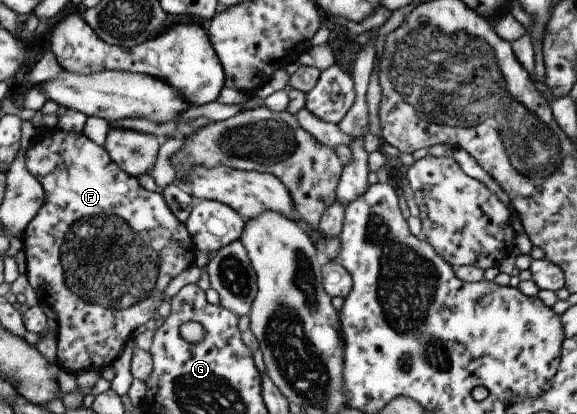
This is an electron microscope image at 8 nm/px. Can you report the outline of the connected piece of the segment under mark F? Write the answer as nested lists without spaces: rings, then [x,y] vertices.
[[[42,128],[35,129],[36,132],[31,143],[24,150],[25,165],[27,171],[41,183],[45,192],[45,203],[37,212],[37,215],[27,225],[23,233],[23,251],[26,255],[26,275],[31,287],[41,304],[49,305],[57,314],[57,352],[56,362],[66,372],[78,374],[79,371],[87,369],[101,371],[108,365],[113,364],[123,344],[133,338],[138,331],[143,329],[149,321],[153,321],[153,315],[159,305],[168,297],[164,295],[169,281],[179,275],[181,271],[193,265],[196,248],[184,223],[181,223],[171,213],[165,198],[158,192],[145,190],[136,177],[125,173],[110,157],[104,147],[93,143],[83,133],[73,133],[61,128],[51,128],[45,131]]]

